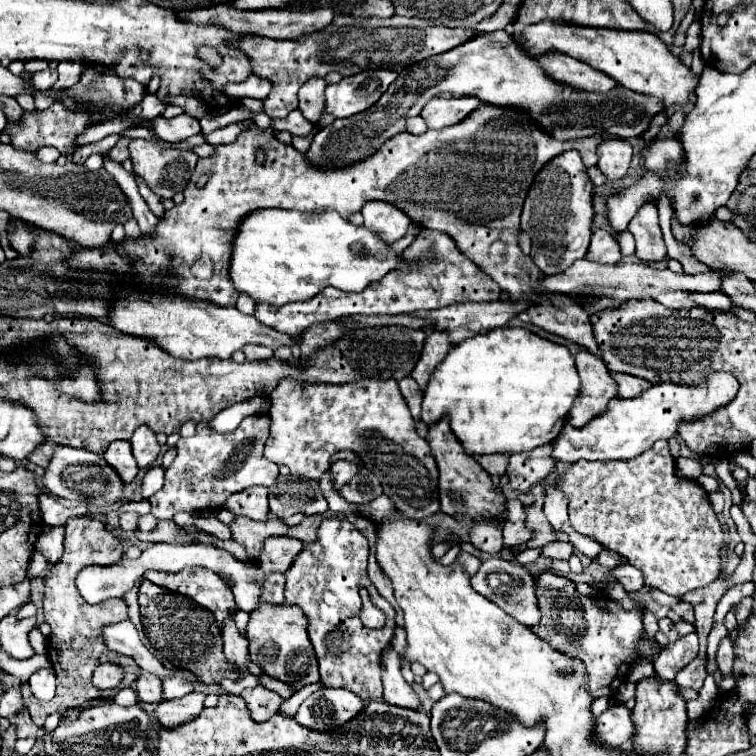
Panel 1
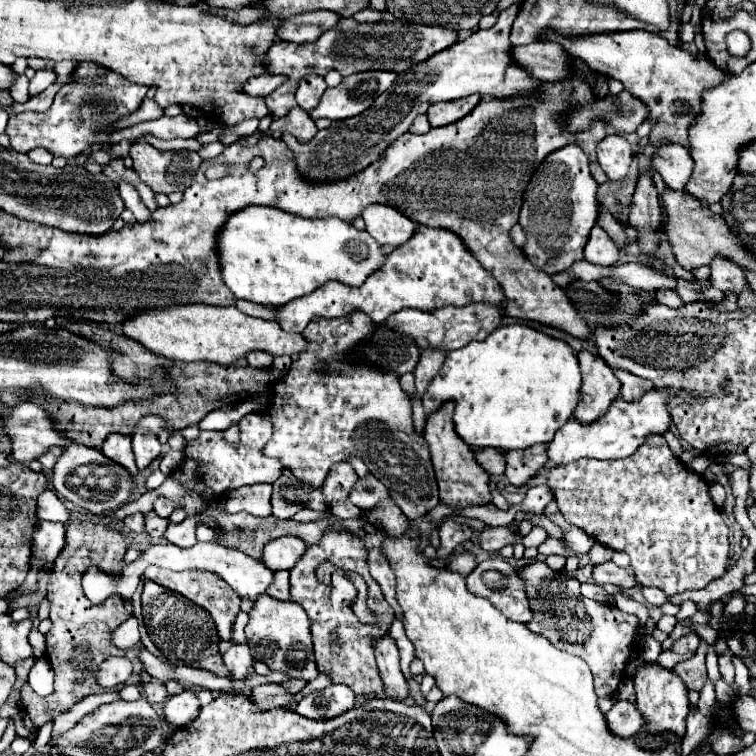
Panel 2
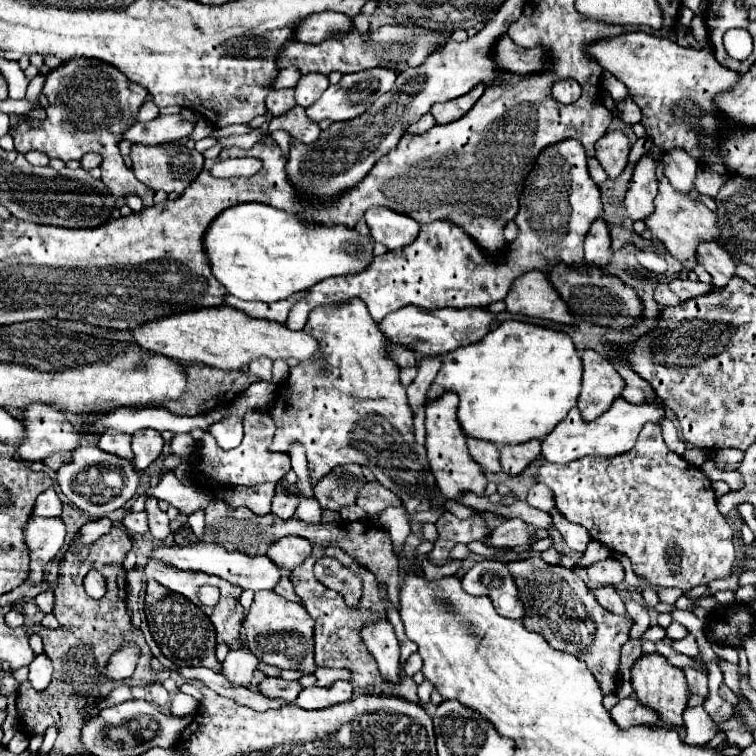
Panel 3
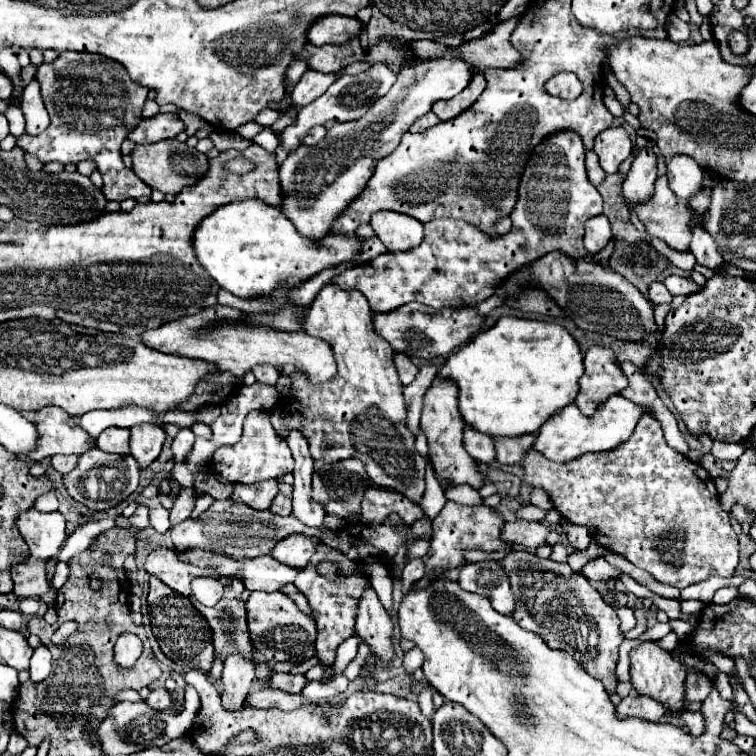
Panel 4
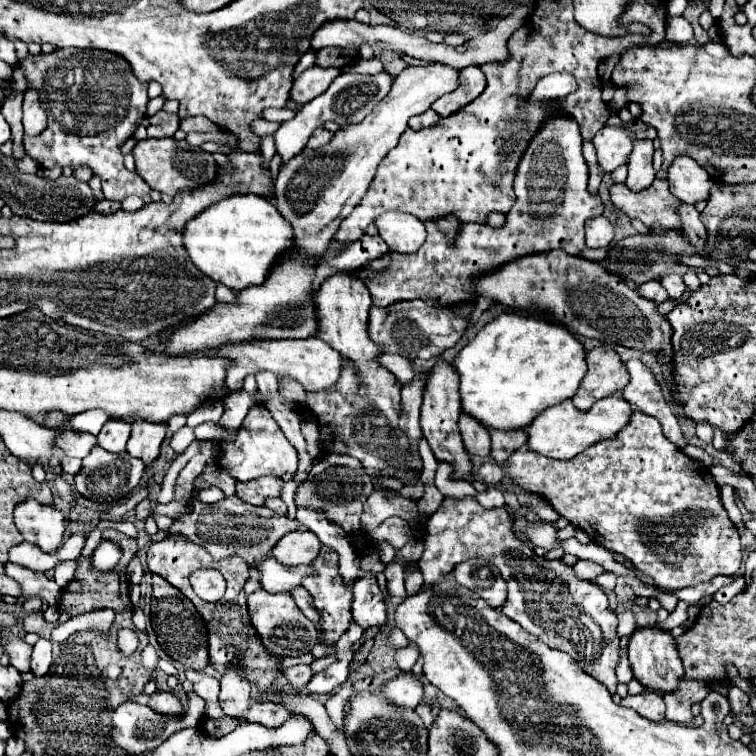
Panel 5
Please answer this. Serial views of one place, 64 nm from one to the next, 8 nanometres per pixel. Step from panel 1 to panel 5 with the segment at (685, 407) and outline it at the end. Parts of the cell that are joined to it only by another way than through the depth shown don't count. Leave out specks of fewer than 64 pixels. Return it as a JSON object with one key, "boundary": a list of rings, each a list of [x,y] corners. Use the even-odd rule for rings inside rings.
{"boundary":[[[612,394],[608,398],[598,400],[588,412],[580,412],[572,404],[572,400],[566,400],[560,406],[552,406],[552,408],[544,410],[532,422],[532,426],[528,426],[528,434],[530,434],[528,448],[532,452],[538,452],[538,454],[554,458],[554,460],[570,460],[576,454],[584,452],[584,448],[594,446],[594,442],[614,438],[630,422],[632,412],[634,412],[634,408],[620,394]]]}

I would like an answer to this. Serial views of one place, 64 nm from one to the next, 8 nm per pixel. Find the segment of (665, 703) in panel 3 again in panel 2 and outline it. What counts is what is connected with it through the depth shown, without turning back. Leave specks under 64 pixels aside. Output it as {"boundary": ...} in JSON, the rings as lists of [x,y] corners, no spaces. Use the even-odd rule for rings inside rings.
{"boundary":[[[654,662],[638,670],[638,674],[634,676],[634,686],[636,686],[636,708],[640,710],[646,722],[648,734],[656,736],[656,734],[670,732],[678,738],[684,738],[686,716],[690,712],[690,702],[688,702],[684,682],[672,670],[666,670]]]}

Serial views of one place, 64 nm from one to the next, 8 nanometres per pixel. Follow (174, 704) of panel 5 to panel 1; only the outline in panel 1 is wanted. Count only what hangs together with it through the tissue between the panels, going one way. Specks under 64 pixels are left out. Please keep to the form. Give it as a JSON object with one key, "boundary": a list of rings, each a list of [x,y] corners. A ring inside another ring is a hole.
{"boundary":[[[140,670],[138,678],[136,678],[136,694],[140,698],[140,702],[160,702],[162,700],[162,682],[160,678],[156,678],[150,672]]]}

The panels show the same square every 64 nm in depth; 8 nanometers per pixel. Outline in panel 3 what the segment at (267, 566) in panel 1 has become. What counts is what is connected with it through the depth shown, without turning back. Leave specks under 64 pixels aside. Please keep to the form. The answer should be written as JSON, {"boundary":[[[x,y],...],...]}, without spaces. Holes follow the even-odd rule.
{"boundary":[[[286,536],[278,542],[274,542],[266,550],[266,556],[272,558],[272,562],[276,562],[276,566],[294,570],[310,556],[310,552],[312,552],[312,544],[308,540],[304,540],[300,536]]]}

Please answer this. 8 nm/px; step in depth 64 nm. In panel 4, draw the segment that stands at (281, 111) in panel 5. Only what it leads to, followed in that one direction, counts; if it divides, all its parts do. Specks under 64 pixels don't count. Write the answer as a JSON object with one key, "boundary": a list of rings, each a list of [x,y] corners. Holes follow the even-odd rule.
{"boundary":[[[264,108],[258,116],[256,116],[256,122],[260,126],[272,126],[276,122],[276,118],[280,118],[282,112],[276,112],[276,110],[270,110],[270,108]]]}

